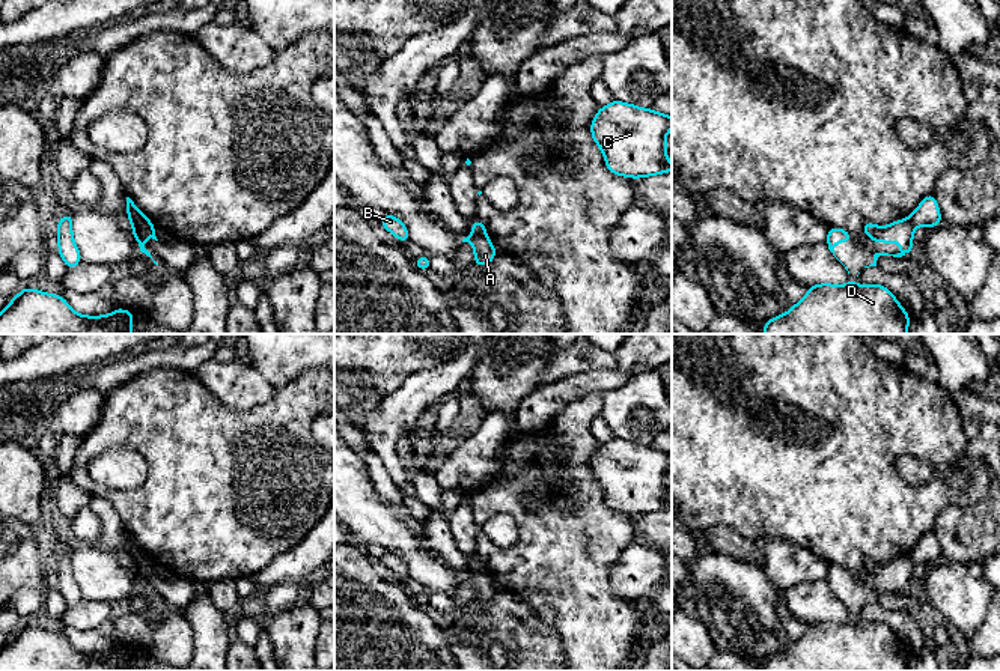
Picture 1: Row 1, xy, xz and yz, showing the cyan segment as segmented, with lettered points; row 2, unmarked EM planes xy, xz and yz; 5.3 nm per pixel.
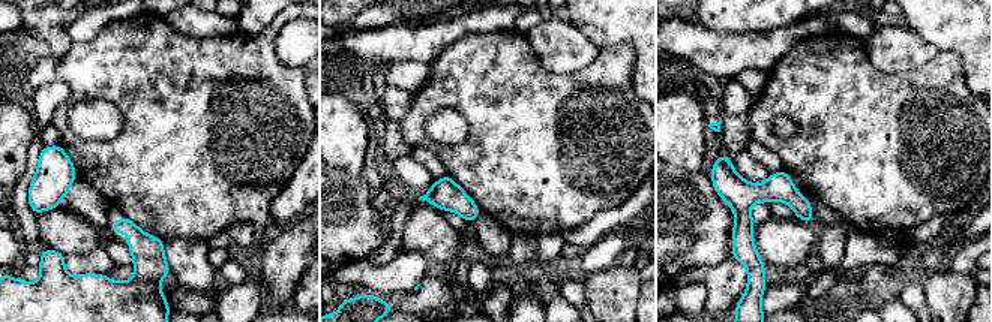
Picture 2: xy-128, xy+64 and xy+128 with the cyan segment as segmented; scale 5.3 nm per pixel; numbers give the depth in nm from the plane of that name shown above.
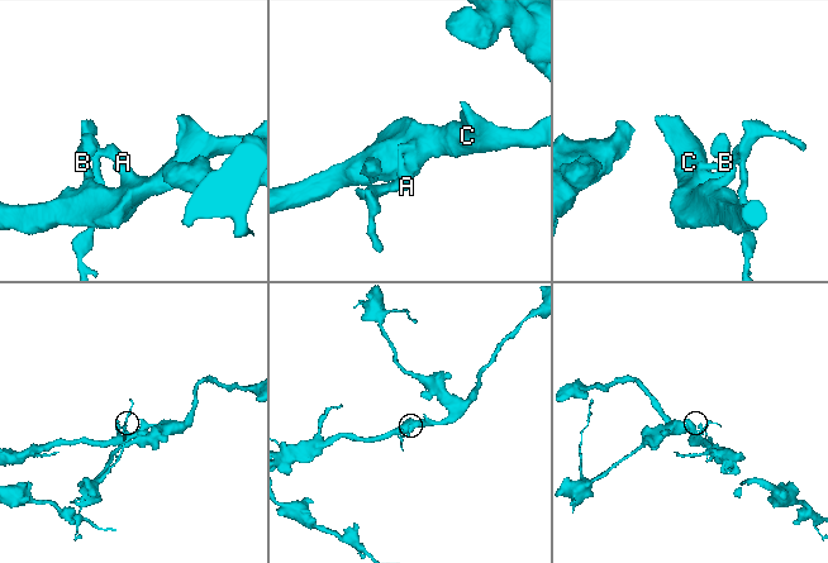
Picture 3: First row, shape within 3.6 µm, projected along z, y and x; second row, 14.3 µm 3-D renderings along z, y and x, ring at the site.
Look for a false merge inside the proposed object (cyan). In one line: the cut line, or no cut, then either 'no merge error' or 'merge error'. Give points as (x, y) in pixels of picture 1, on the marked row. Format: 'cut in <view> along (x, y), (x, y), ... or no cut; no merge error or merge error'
cut in xy along (149, 221), (133, 224); merge error

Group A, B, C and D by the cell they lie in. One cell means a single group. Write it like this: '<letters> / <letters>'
A / B C D

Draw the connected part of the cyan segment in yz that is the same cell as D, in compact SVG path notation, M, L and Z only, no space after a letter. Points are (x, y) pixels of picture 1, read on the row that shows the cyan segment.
M848 278L845 286L830 283L809 286L806 296L785 314L764 323L765 334L908 334L910 313L881 284L860 287Z

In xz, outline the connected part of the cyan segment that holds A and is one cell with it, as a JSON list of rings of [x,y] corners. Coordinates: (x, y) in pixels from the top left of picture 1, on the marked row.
[[[474,233],[462,239],[474,247],[474,263],[476,266],[485,266],[492,262],[497,256],[494,245],[488,236],[477,236]]]

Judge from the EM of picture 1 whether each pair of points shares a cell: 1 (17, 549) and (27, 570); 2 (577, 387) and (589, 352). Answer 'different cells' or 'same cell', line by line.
1: same cell
2: different cells

